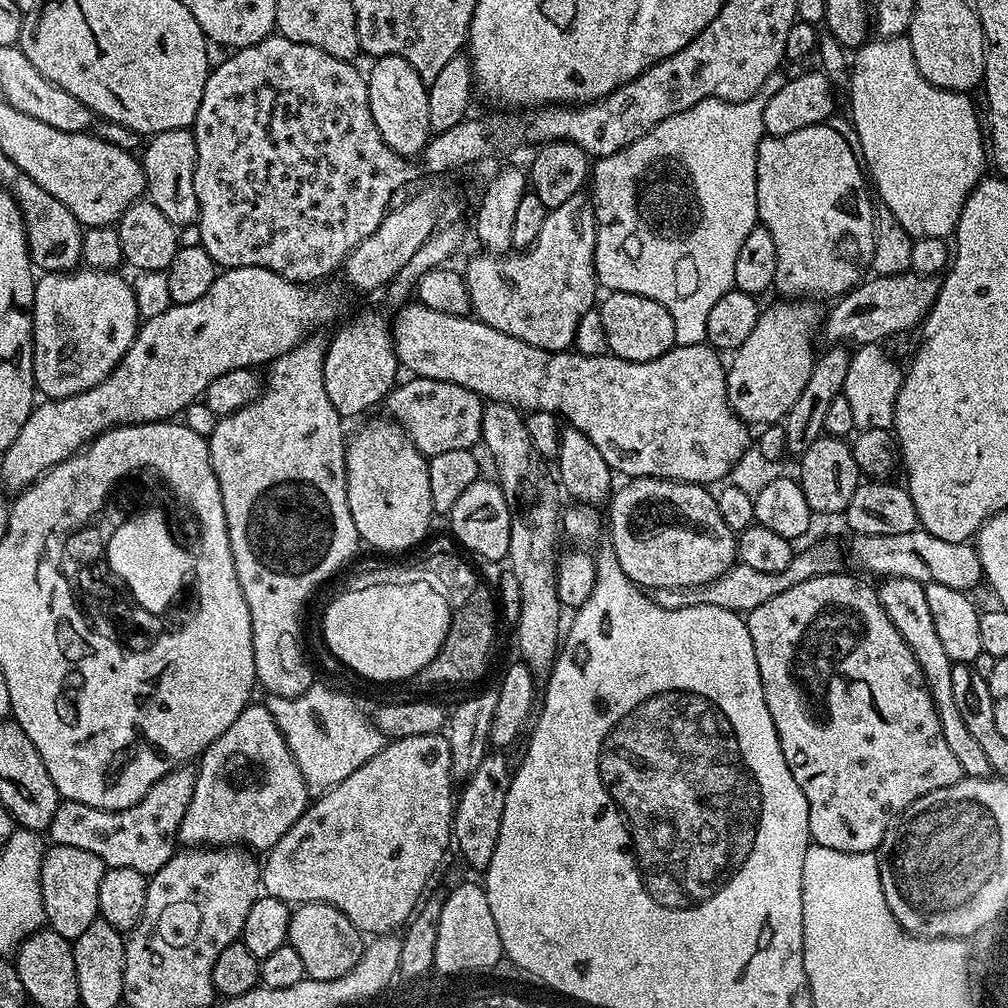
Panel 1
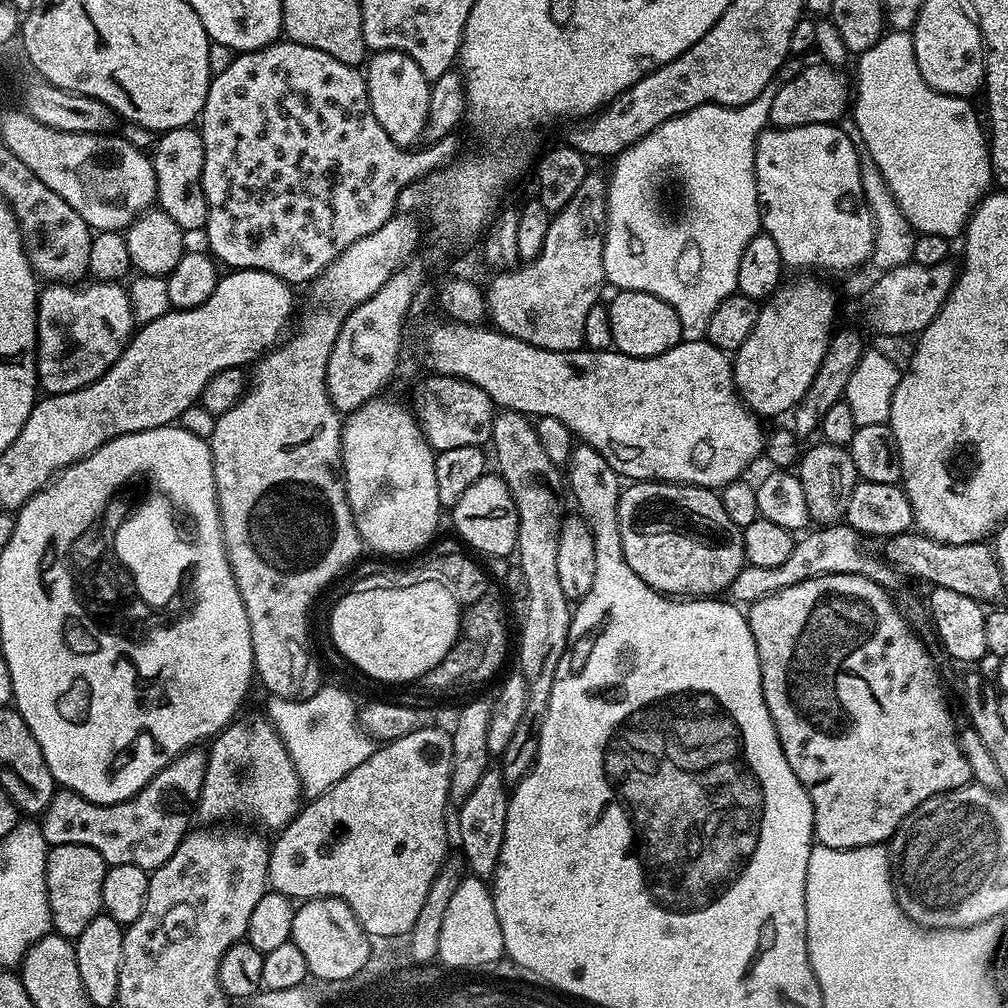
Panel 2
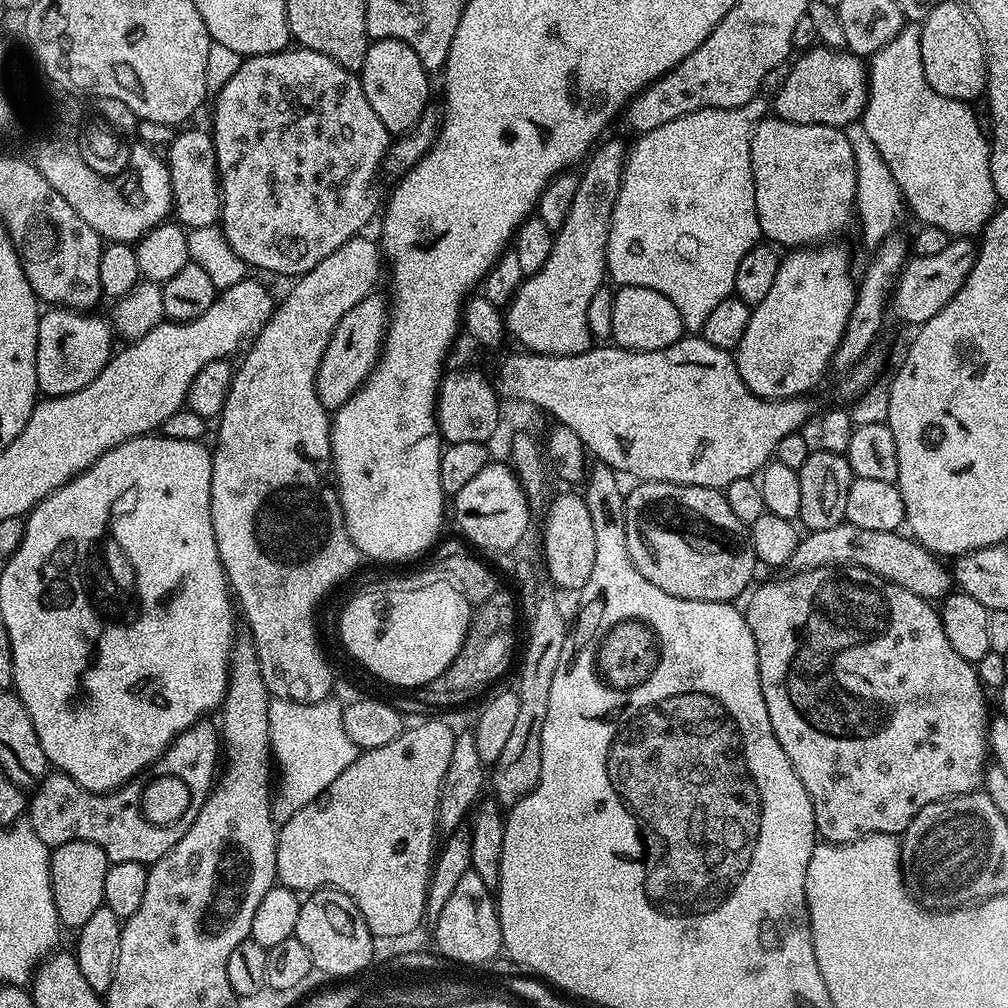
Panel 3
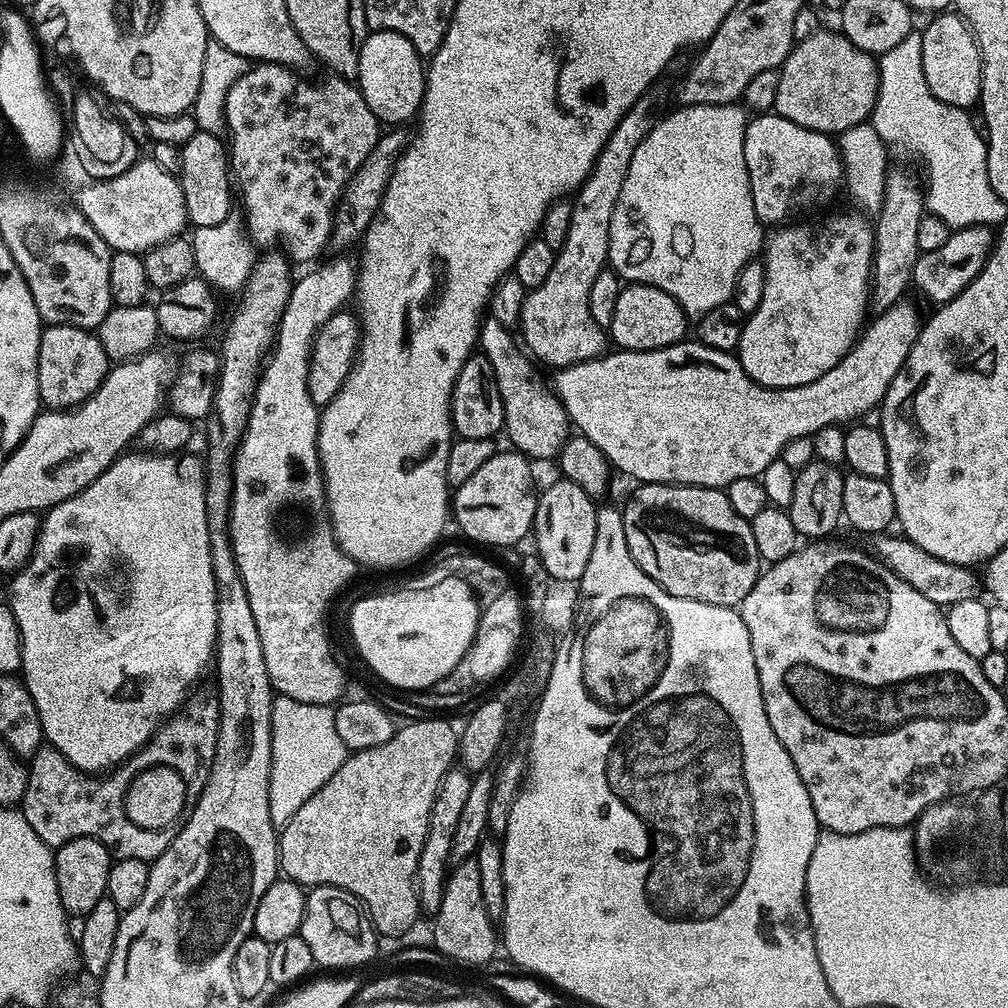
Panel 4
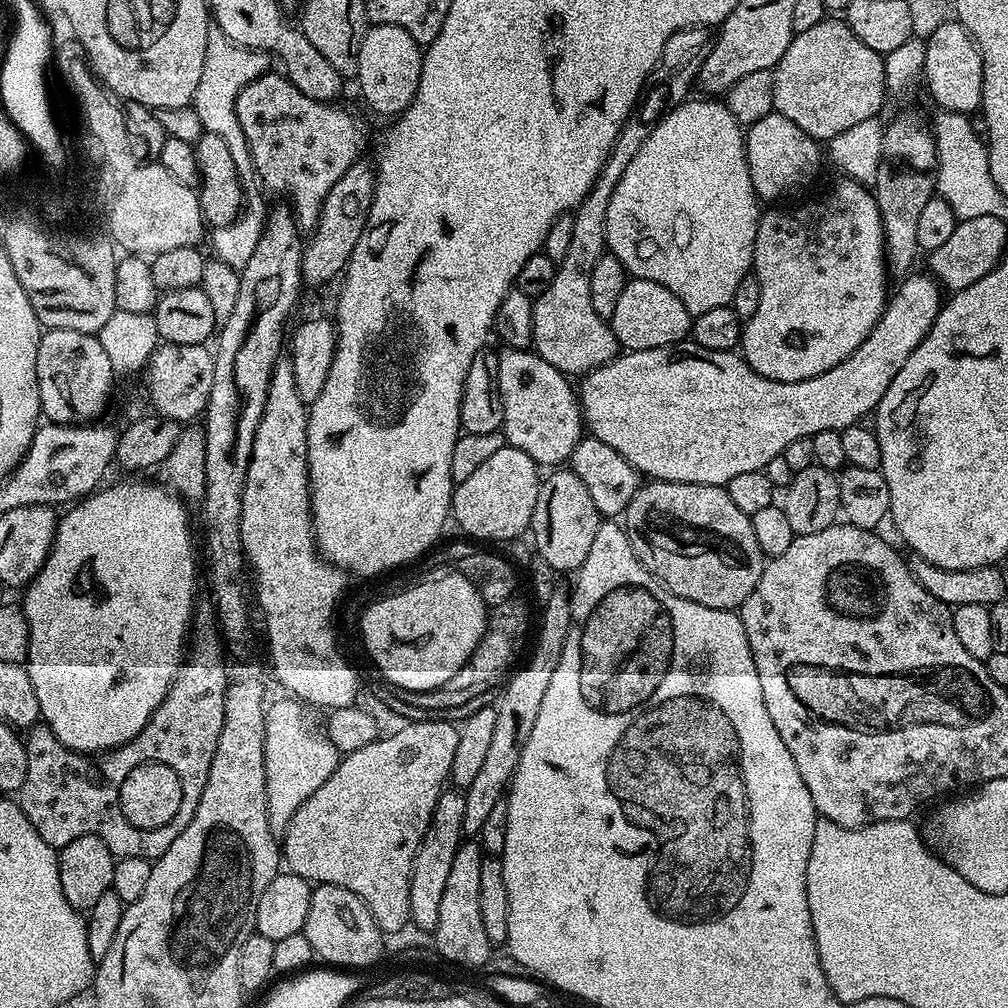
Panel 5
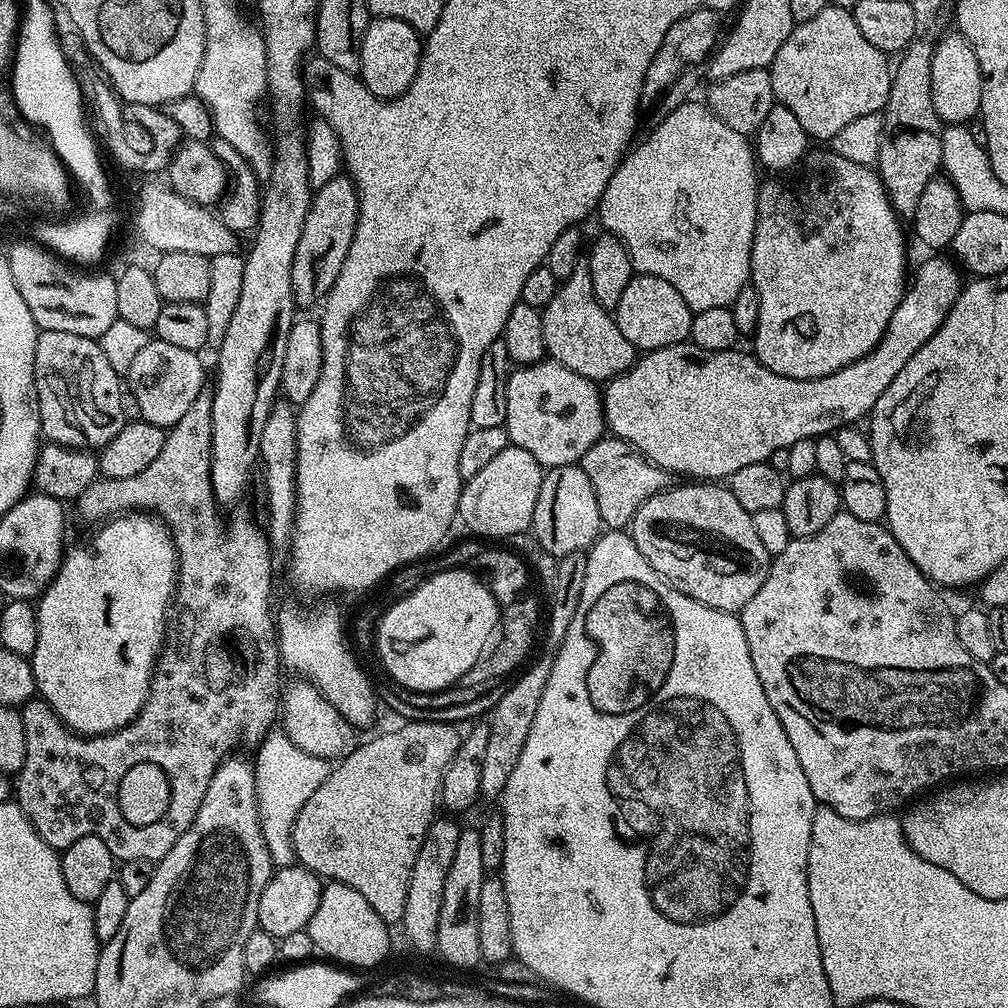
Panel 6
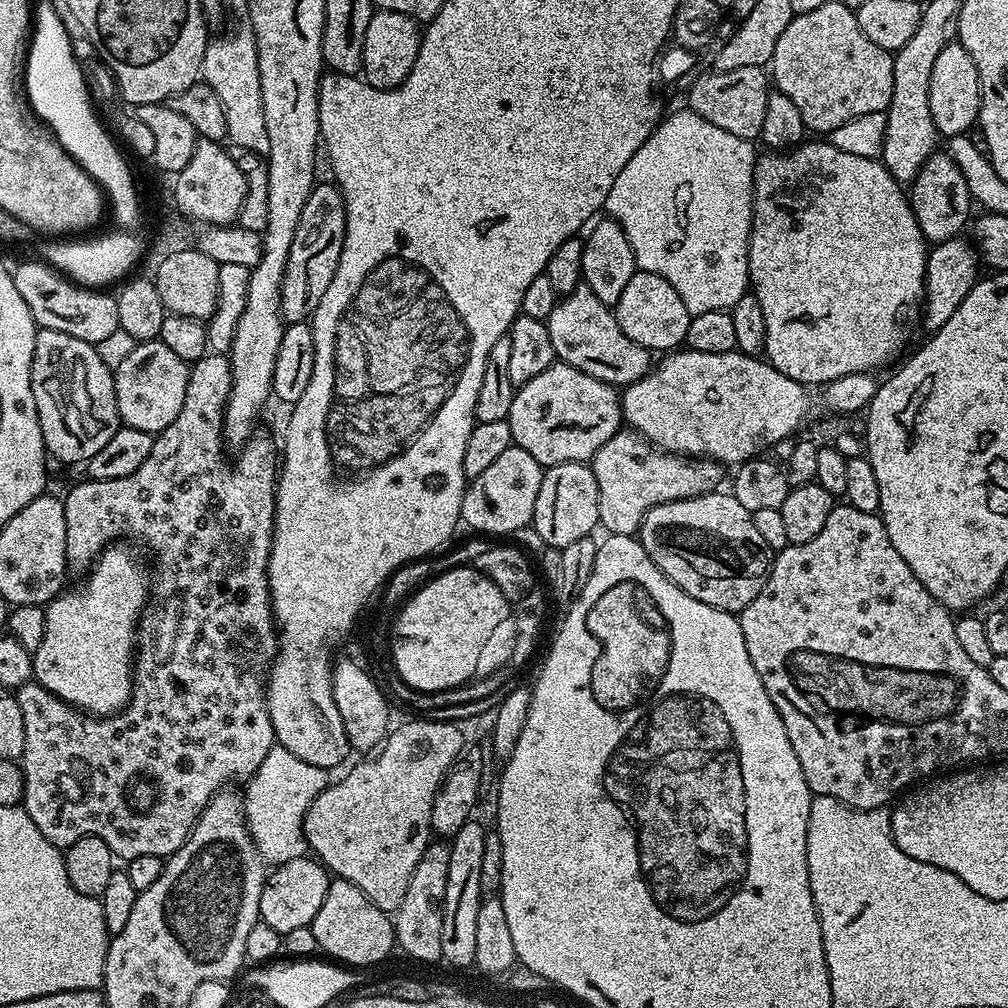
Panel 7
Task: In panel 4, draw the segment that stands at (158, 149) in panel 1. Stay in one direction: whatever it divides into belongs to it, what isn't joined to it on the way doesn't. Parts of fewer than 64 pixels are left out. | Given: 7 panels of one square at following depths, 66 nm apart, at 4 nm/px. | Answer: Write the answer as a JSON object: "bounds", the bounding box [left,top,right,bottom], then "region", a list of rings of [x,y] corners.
{"bounds":[178,130,234,229],"region":[[[197,130],[190,142],[179,145],[178,179],[186,202],[186,214],[193,229],[217,226],[233,215],[234,177],[225,141],[219,135]]]}

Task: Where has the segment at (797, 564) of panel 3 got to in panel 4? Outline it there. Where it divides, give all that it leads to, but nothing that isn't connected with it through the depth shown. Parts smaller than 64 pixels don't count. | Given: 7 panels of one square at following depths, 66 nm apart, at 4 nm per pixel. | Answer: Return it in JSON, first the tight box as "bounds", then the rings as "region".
{"bounds":[870,534,982,606],"region":[[[880,534],[870,545],[871,551],[877,560],[884,563],[887,568],[894,570],[902,582],[910,582],[918,594],[923,594],[925,598],[930,598],[930,602],[941,606],[947,606],[954,602],[966,602],[966,598],[977,598],[982,592],[982,580],[976,576],[971,567],[962,564],[951,564],[942,558],[934,558],[934,554],[926,554],[922,546],[918,546],[914,541],[909,540],[903,534]]]}

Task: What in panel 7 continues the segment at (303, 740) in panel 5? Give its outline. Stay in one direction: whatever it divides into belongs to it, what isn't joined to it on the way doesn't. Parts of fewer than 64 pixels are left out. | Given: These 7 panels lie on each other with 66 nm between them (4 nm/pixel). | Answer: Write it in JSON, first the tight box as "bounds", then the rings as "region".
{"bounds":[243,746,330,865],"region":[[[273,746],[270,754],[262,761],[262,766],[246,782],[248,789],[243,789],[244,820],[248,824],[250,834],[260,851],[260,857],[269,865],[285,864],[294,858],[305,855],[306,845],[304,842],[304,819],[318,794],[330,783],[330,772],[327,768],[310,766],[310,762],[302,762],[298,754],[290,754],[290,750],[279,746]]]}

